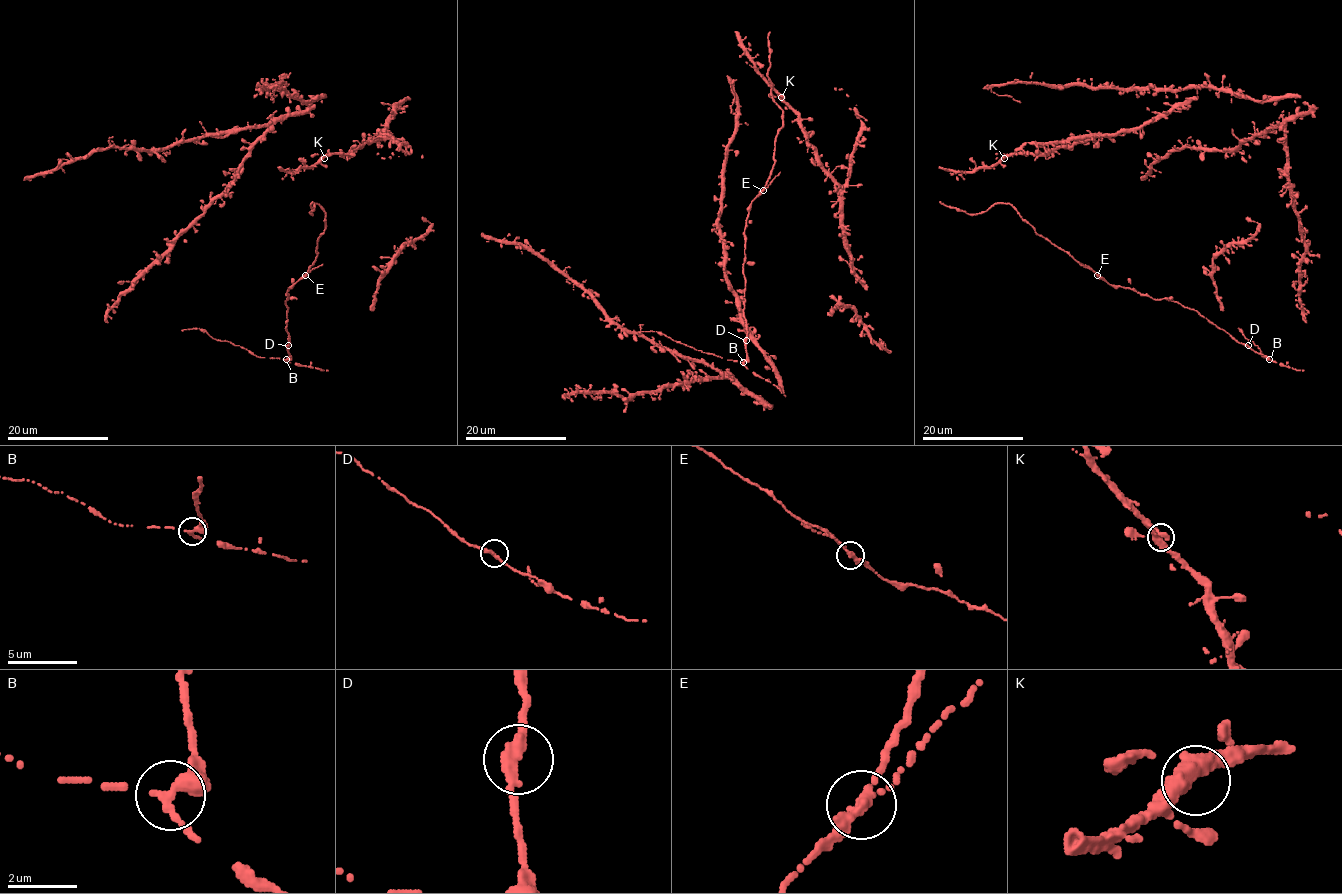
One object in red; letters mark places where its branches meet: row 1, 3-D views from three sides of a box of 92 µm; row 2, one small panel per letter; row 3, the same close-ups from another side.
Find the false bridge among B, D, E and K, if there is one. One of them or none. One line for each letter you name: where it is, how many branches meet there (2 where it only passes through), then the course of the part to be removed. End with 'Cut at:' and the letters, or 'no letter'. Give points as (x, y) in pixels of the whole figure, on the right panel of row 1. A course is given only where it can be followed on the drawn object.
Cut at: no letter

